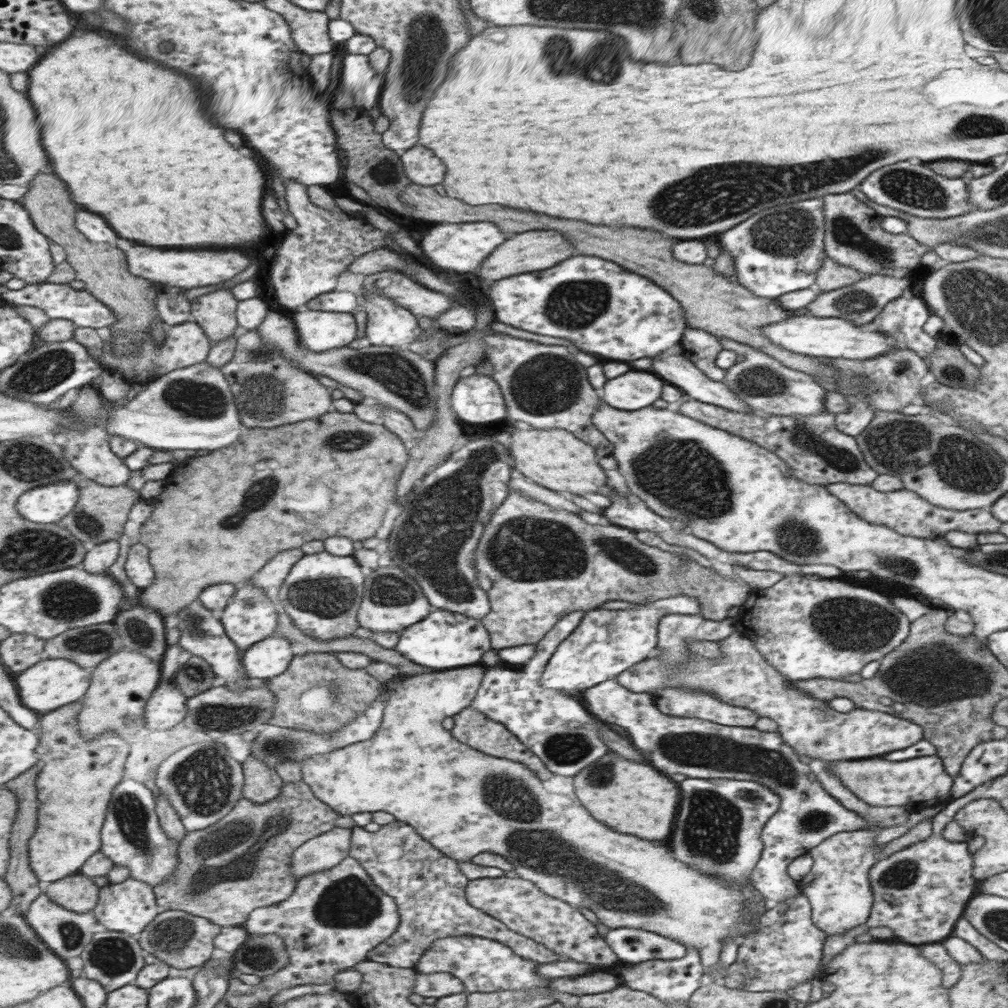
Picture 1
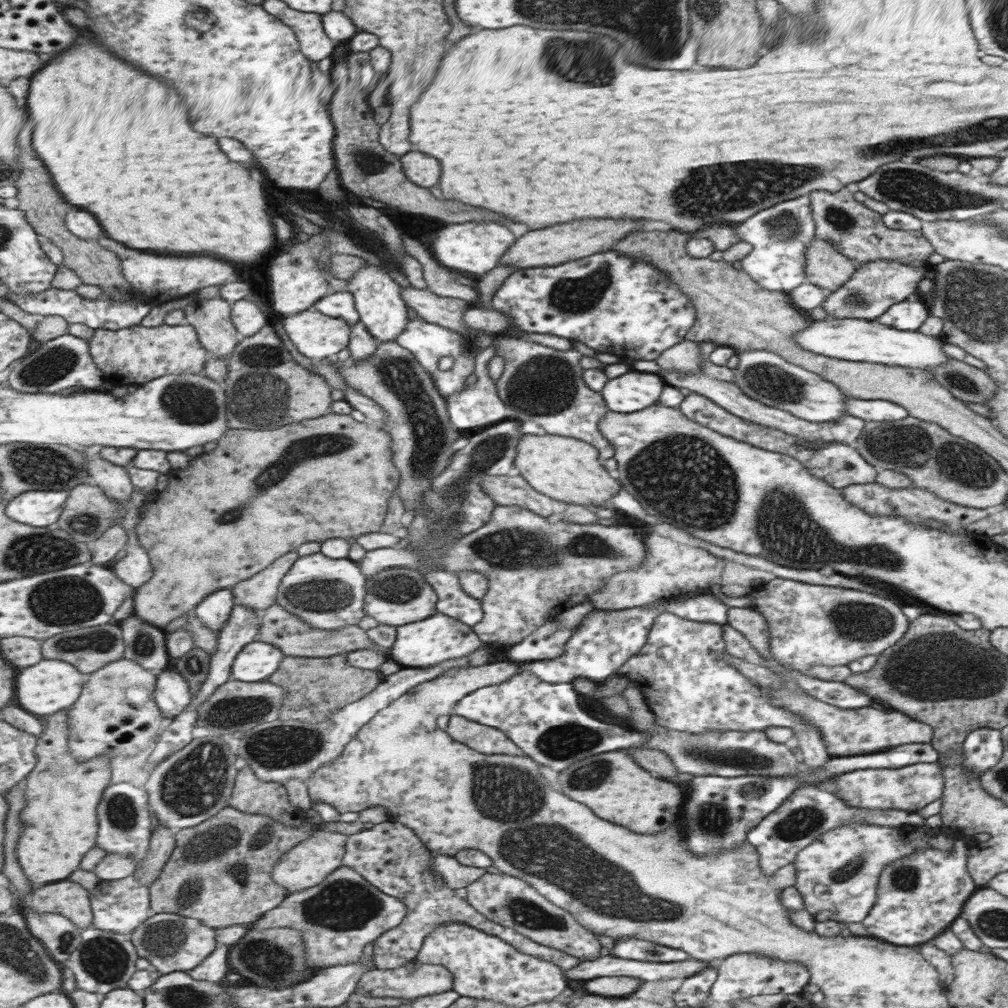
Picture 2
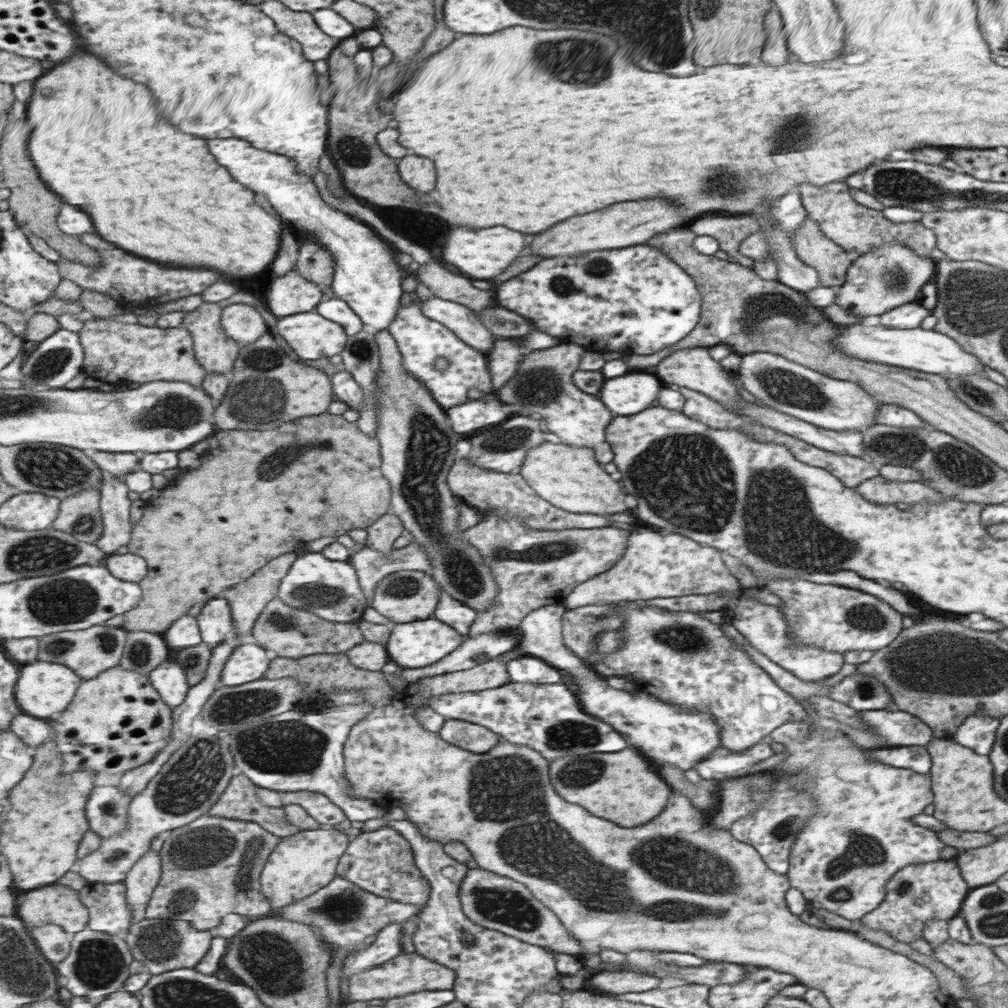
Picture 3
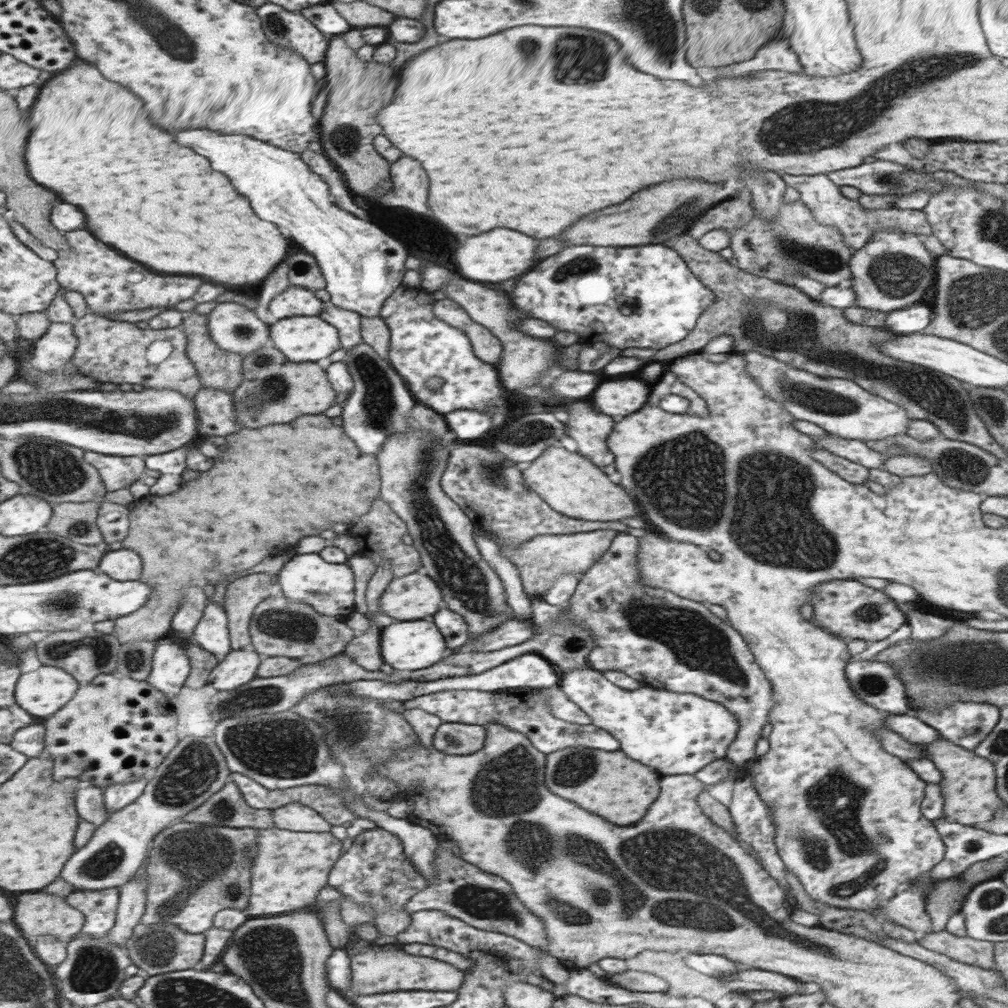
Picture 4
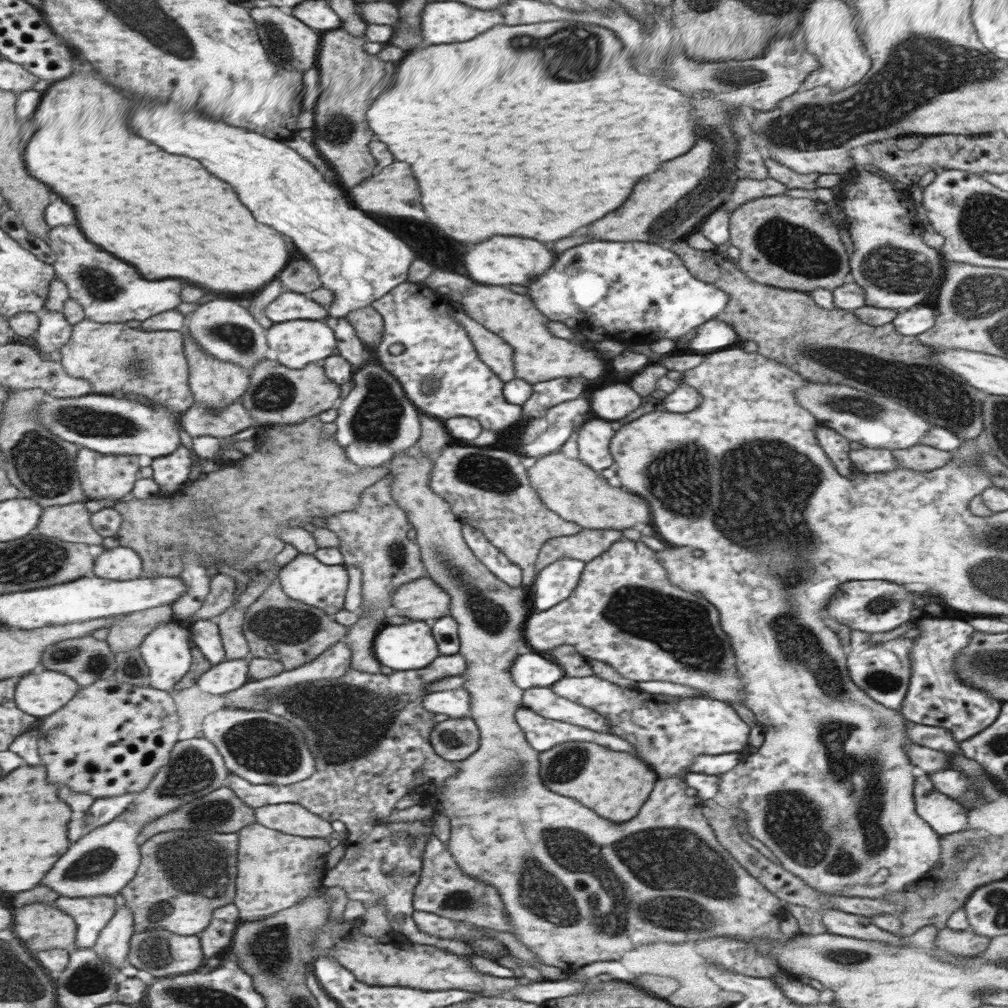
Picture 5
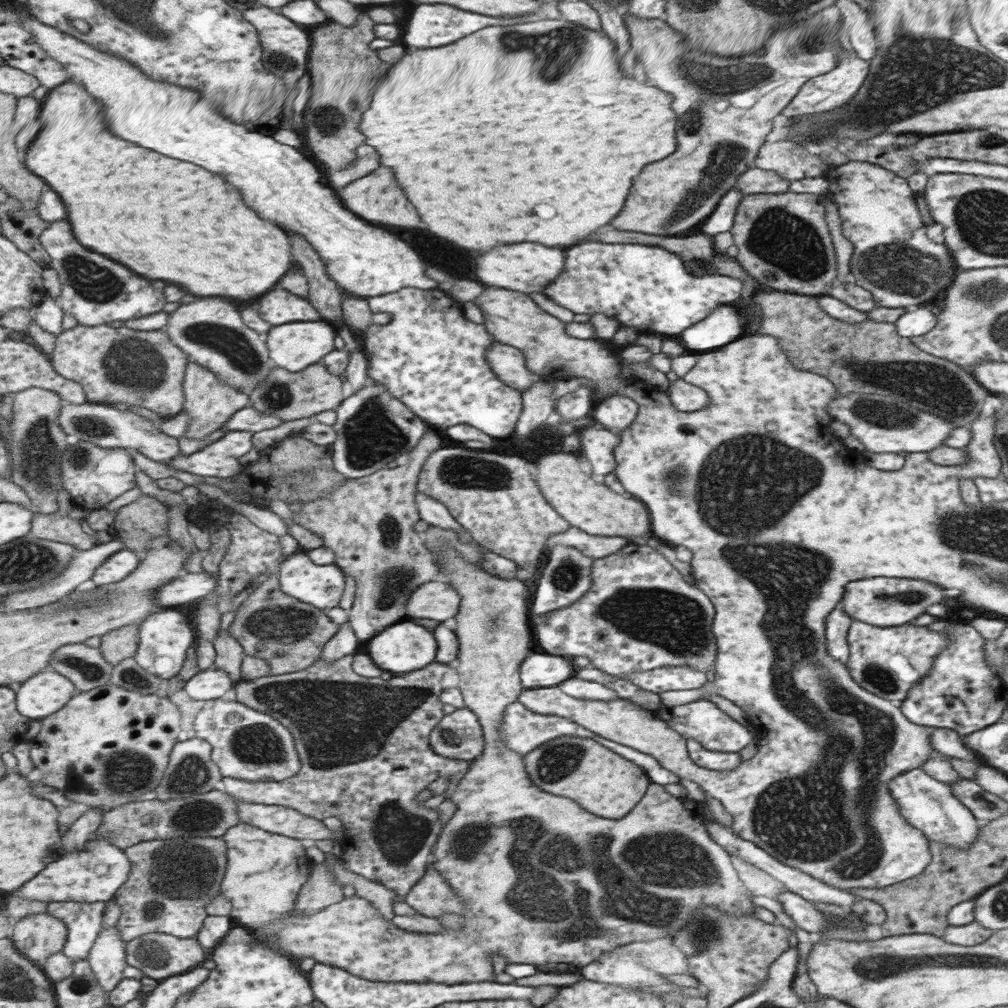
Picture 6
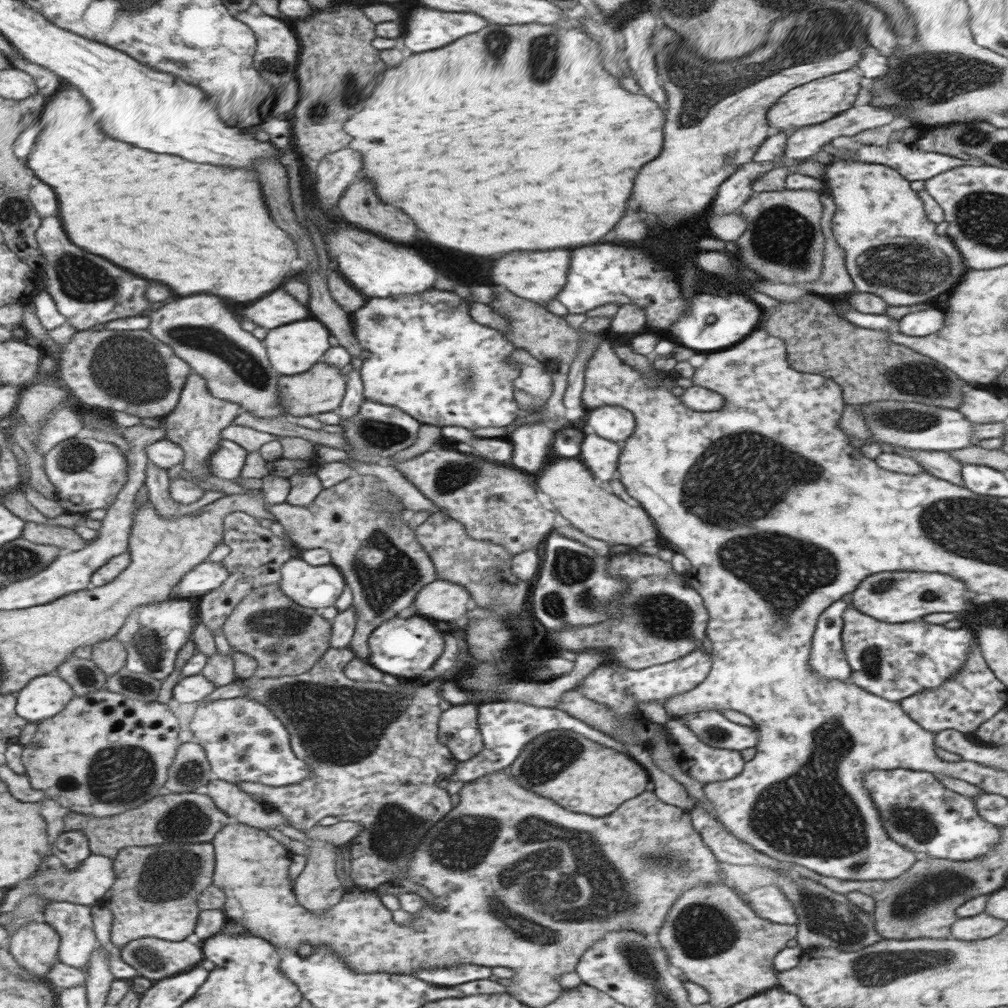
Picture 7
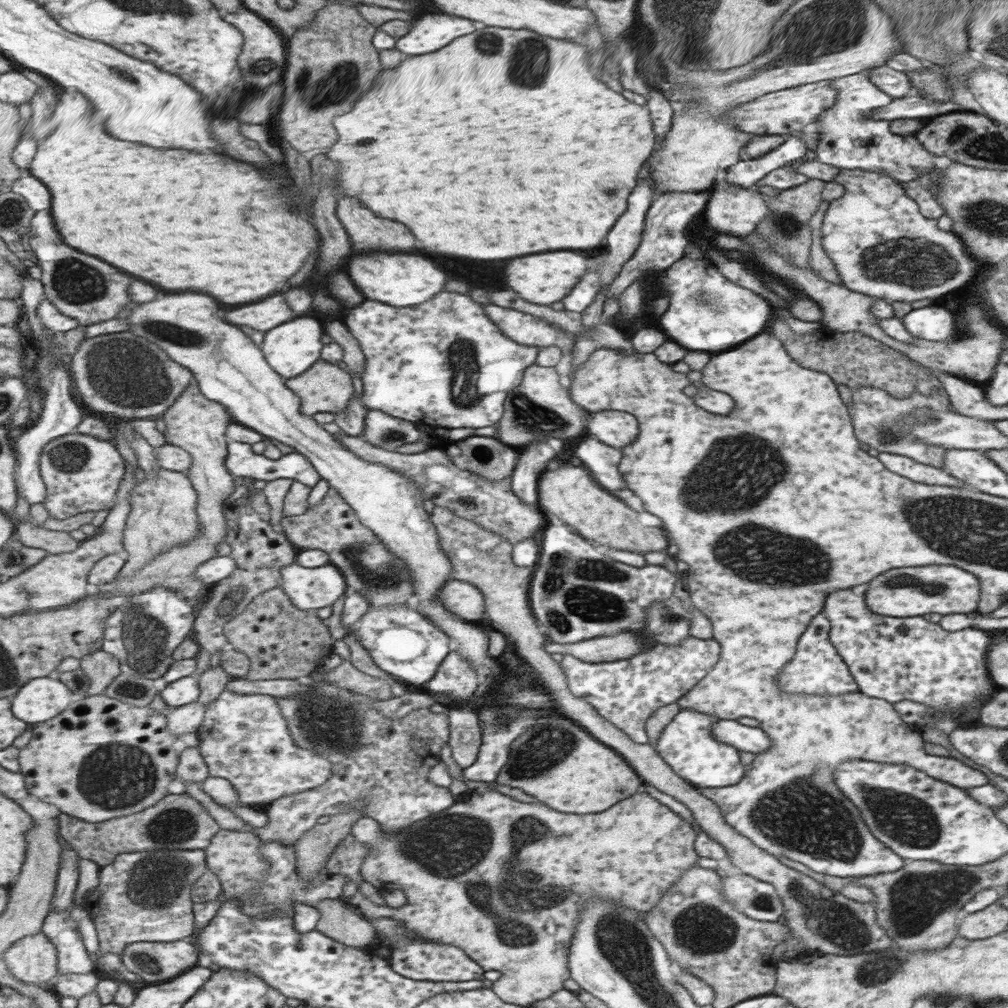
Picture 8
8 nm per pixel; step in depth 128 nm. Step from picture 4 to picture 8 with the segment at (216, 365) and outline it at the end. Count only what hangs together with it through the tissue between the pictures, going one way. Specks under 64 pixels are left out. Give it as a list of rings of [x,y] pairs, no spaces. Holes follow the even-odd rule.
[[[197,382],[191,384],[181,395],[162,417],[166,424],[164,436],[168,443],[180,446],[192,454],[193,464],[187,475],[199,494],[197,514],[203,526],[201,535],[195,537],[193,541],[187,541],[186,544],[157,555],[153,561],[149,561],[149,565],[145,565],[141,571],[131,577],[118,575],[113,582],[95,586],[89,593],[91,596],[105,595],[107,599],[116,602],[123,600],[127,594],[132,596],[148,591],[151,587],[165,586],[183,596],[189,596],[191,602],[199,604],[203,600],[192,598],[201,598],[201,596],[210,594],[211,586],[197,579],[196,573],[201,564],[219,556],[218,547],[227,538],[227,528],[225,528],[227,526],[227,516],[225,516],[227,506],[223,504],[235,492],[235,480],[228,466],[225,465],[225,460],[229,456],[227,432],[233,420],[229,410],[204,396]]]

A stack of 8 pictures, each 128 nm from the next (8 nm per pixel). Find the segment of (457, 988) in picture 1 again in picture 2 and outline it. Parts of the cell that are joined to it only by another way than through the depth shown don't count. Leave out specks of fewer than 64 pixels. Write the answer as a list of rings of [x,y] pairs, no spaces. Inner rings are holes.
[[[409,961],[394,969],[371,969],[361,974],[354,992],[357,995],[373,996],[373,998],[401,998],[405,1001],[442,993],[452,989],[452,973],[440,964]]]

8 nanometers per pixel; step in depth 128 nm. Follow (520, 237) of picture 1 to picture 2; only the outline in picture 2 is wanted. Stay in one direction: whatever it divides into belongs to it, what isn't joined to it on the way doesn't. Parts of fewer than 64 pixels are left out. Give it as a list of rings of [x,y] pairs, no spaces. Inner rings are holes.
[[[581,218],[573,222],[563,222],[549,226],[545,230],[533,230],[517,238],[517,246],[509,250],[509,258],[505,258],[505,264],[515,266],[516,270],[529,268],[542,268],[543,266],[557,266],[558,264],[588,257],[591,254],[609,251],[609,248],[619,242],[623,236],[638,232],[639,222],[631,218]]]

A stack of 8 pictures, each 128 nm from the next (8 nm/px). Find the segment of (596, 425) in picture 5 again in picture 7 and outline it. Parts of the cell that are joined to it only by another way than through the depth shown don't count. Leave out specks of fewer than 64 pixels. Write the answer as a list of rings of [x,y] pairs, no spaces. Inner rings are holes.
[[[597,434],[583,436],[579,445],[579,460],[588,466],[598,481],[607,484],[616,478],[617,456],[622,449],[624,441],[611,442],[609,439],[599,438]]]

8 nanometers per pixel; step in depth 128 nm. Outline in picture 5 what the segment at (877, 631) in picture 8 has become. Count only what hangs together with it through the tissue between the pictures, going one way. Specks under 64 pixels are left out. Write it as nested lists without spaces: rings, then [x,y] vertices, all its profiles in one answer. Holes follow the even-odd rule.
[[[853,629],[850,631],[851,640],[848,640],[846,648],[849,678],[873,701],[891,709],[900,710],[911,680],[912,663],[909,652],[913,647],[913,638],[896,637],[877,643],[873,642],[872,634],[867,633],[865,636],[863,631],[857,632]],[[861,636],[865,638],[865,642],[857,644],[855,638],[861,638]]]

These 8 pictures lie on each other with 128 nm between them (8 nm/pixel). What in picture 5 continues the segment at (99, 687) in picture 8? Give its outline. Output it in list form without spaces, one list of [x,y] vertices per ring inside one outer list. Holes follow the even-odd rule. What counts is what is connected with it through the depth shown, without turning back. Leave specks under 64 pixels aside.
[[[172,605],[157,606],[125,615],[125,618],[119,618],[110,628],[106,640],[115,655],[119,652],[129,652],[140,647],[161,624],[173,620],[173,617]]]

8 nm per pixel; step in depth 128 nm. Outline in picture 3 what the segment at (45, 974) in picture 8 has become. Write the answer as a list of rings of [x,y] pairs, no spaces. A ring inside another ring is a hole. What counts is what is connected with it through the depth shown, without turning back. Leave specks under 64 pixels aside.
[[[60,884],[59,886],[47,886],[41,890],[27,892],[23,896],[23,902],[19,906],[17,915],[25,920],[26,928],[29,931],[33,928],[39,928],[41,925],[45,926],[45,924],[59,924],[65,932],[72,935],[88,928],[90,921],[90,910],[81,902],[78,892]]]

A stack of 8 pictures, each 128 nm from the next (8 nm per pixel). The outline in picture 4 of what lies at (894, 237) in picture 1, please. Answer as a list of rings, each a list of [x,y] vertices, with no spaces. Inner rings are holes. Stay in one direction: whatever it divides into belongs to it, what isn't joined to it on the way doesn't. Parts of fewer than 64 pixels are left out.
[[[781,174],[781,180],[787,187],[794,188],[800,193],[798,198],[811,211],[813,218],[823,225],[833,226],[841,233],[841,241],[845,246],[859,249],[865,245],[869,237],[873,236],[879,229],[895,229],[895,231],[909,231],[913,234],[921,234],[927,238],[931,234],[931,228],[926,221],[922,210],[903,210],[889,208],[887,210],[865,210],[857,201],[845,198],[840,194],[840,187],[833,184],[824,174],[813,176],[793,176]]]

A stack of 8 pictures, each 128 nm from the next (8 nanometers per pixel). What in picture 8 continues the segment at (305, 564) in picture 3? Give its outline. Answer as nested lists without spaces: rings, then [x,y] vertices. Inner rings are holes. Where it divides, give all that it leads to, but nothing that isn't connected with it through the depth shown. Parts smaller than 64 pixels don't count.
[[[295,562],[282,569],[282,588],[301,610],[317,612],[335,605],[348,591],[348,581],[340,567],[331,562],[319,568],[305,568]]]

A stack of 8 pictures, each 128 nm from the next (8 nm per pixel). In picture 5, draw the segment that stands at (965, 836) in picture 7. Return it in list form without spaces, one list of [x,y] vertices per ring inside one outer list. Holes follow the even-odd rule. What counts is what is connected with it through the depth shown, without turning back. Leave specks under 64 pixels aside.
[[[927,775],[917,776],[912,783],[915,812],[937,835],[961,833],[969,829],[968,812],[957,800],[938,791]]]

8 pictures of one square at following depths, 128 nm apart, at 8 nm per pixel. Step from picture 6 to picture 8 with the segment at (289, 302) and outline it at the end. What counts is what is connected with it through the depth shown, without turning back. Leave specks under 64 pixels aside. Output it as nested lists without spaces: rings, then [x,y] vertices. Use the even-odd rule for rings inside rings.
[[[273,296],[273,298],[267,298],[263,302],[231,310],[225,316],[225,318],[229,318],[229,322],[233,322],[239,328],[251,326],[251,328],[257,328],[263,332],[273,330],[273,328],[277,328],[277,326],[281,326],[295,317],[297,317],[295,312],[291,312],[291,308],[283,296]]]

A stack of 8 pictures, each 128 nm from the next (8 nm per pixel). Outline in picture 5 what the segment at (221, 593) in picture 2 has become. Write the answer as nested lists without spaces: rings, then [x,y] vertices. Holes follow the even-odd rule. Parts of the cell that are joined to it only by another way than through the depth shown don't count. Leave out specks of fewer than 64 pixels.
[[[197,619],[191,623],[195,646],[203,651],[211,665],[219,664],[226,660],[227,652],[221,638],[221,628],[216,620]]]

